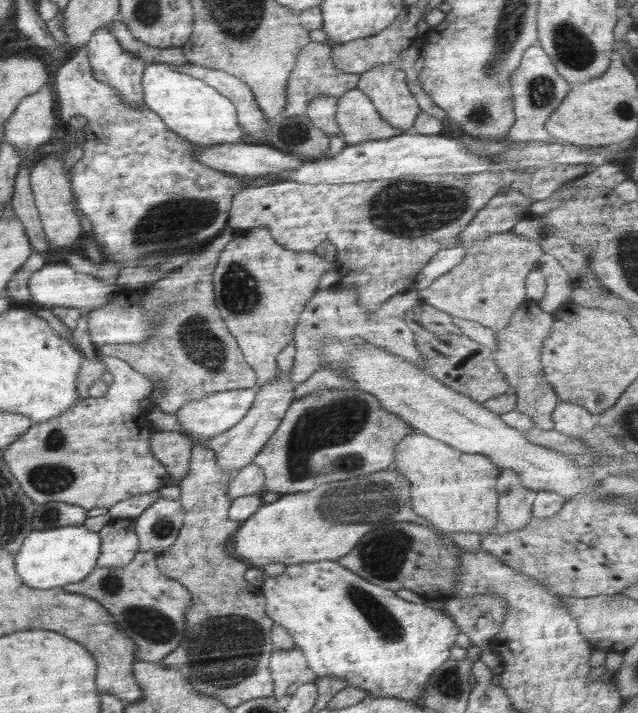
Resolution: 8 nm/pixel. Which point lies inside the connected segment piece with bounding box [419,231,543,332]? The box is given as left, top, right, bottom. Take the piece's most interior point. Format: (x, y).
(487, 286)

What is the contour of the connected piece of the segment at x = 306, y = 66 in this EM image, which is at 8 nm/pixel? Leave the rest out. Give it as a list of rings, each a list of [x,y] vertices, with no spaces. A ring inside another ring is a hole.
[[[310,41],[299,52],[296,64],[290,76],[288,76],[288,87],[286,95],[288,96],[288,103],[286,108],[282,110],[282,114],[278,118],[299,115],[306,113],[308,102],[319,96],[332,96],[339,98],[346,92],[353,90],[360,80],[358,74],[348,74],[342,72],[340,68],[334,68],[332,60],[330,60],[331,44],[328,42],[314,42]]]

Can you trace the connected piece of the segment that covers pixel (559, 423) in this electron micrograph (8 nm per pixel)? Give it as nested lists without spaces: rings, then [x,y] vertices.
[[[564,401],[558,402],[551,417],[557,432],[574,438],[591,433],[597,424],[596,416],[584,407]]]

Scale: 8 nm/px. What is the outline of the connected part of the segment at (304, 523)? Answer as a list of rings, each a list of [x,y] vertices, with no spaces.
[[[383,471],[363,475],[359,478],[329,482],[309,492],[282,495],[276,502],[263,505],[248,520],[240,523],[240,528],[230,538],[232,556],[248,562],[254,568],[261,569],[268,564],[301,564],[308,561],[337,560],[354,550],[362,536],[374,528],[394,522],[412,522],[426,524],[426,519],[413,512],[411,506],[410,482],[398,472]]]

